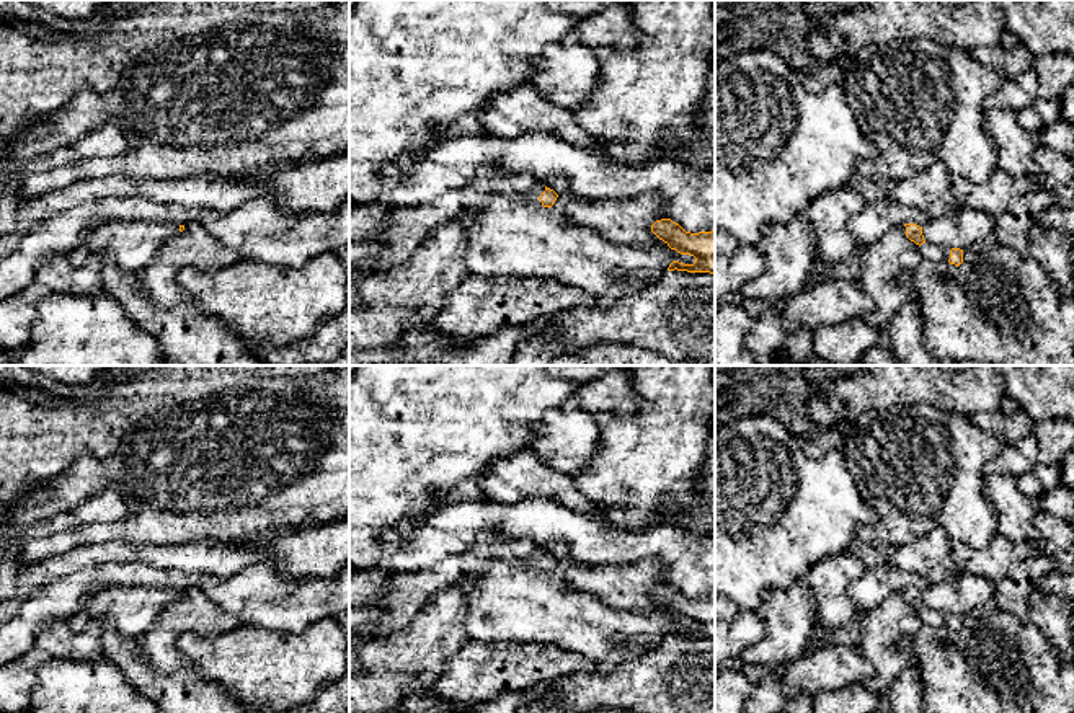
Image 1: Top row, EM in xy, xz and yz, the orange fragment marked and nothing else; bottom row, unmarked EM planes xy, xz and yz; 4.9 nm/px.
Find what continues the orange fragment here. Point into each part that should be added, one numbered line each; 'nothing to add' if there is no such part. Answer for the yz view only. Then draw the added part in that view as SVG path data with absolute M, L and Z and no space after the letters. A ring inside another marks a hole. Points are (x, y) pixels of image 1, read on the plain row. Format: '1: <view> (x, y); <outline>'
1: yz (931, 617); M922 609L919 612L922 625L930 625L930 627L948 627L950 625L950 615L948 612L939 612L934 609Z

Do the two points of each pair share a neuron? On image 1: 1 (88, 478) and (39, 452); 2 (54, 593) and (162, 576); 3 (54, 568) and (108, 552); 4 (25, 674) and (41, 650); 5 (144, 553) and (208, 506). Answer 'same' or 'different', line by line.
1: different
2: same
3: same
4: same
5: different

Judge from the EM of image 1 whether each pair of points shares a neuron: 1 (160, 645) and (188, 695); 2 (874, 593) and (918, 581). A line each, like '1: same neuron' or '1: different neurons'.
1: different neurons
2: same neuron

